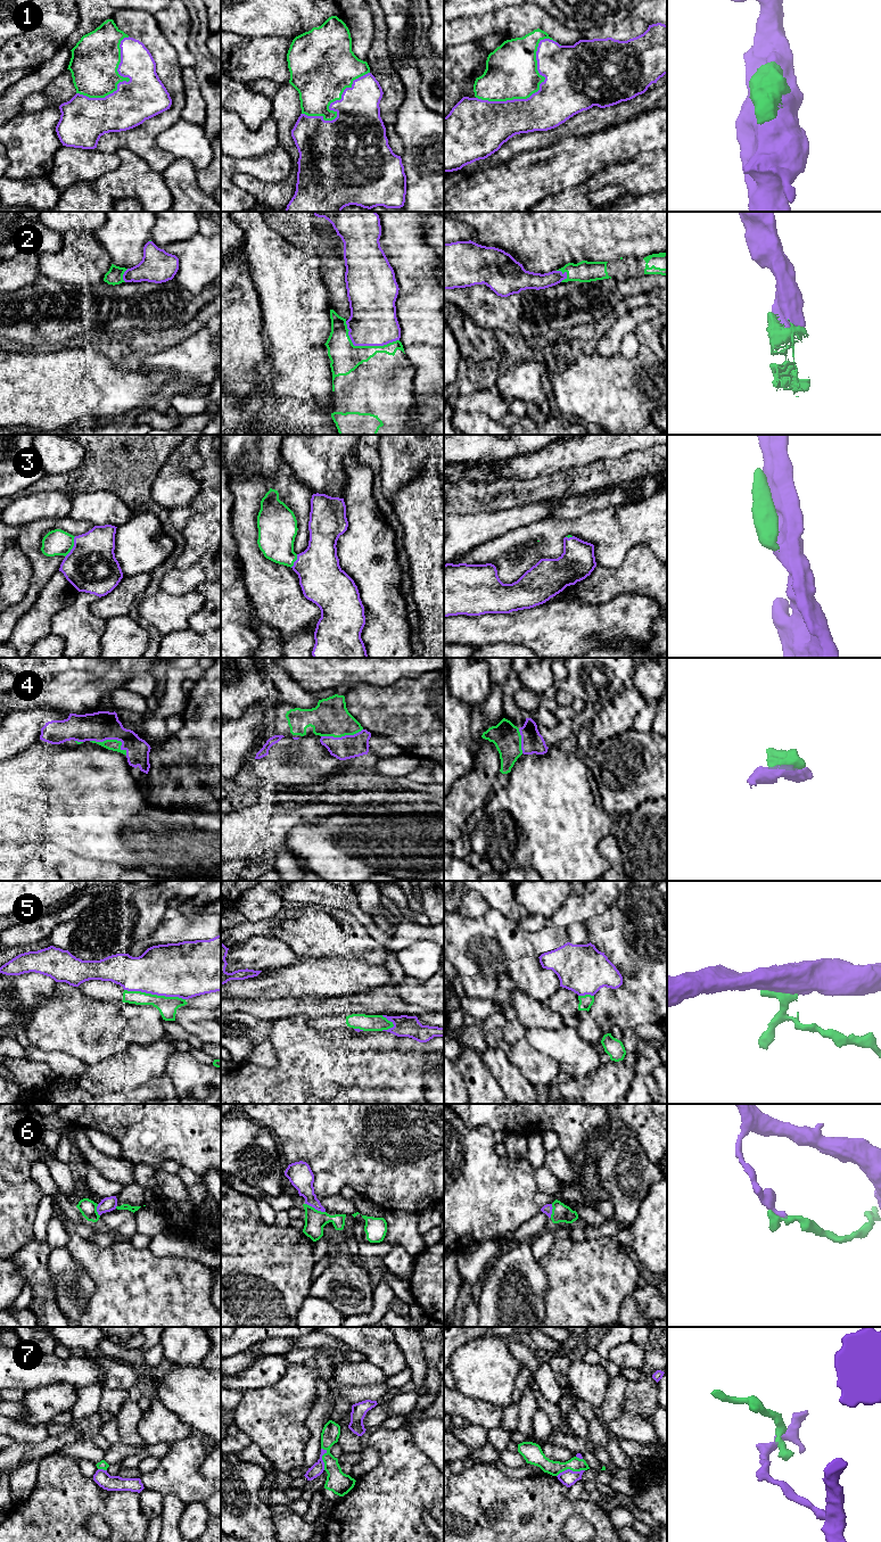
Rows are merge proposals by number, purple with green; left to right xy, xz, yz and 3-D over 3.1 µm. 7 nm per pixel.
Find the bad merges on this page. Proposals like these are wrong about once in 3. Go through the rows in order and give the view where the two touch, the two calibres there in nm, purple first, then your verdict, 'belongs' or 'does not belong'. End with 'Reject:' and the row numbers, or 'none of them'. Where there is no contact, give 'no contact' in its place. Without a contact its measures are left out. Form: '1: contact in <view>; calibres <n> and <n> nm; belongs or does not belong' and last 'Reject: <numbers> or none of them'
1: contact in yz; calibres 420 and 360 nm; belongs
2: contact in xz; calibres 340 and 220 nm; belongs
3: contact in xy; calibres 360 and 180 nm; belongs
4: contact in xy; calibres 220 and 80 nm; belongs
5: contact in xy; calibres 380 and 140 nm; belongs
6: contact in xz; calibres 170 and 150 nm; does not belong
7: contact in yz; calibres 120 and 110 nm; does not belong
Reject: 6, 7

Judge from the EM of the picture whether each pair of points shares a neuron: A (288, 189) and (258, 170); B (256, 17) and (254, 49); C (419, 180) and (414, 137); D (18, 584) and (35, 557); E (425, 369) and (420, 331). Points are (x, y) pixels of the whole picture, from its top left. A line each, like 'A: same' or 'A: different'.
A: different
B: different
C: same
D: different
E: same

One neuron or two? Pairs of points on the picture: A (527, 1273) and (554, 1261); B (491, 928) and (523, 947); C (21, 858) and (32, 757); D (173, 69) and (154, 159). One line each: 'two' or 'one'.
A: two
B: one
C: two
D: one

